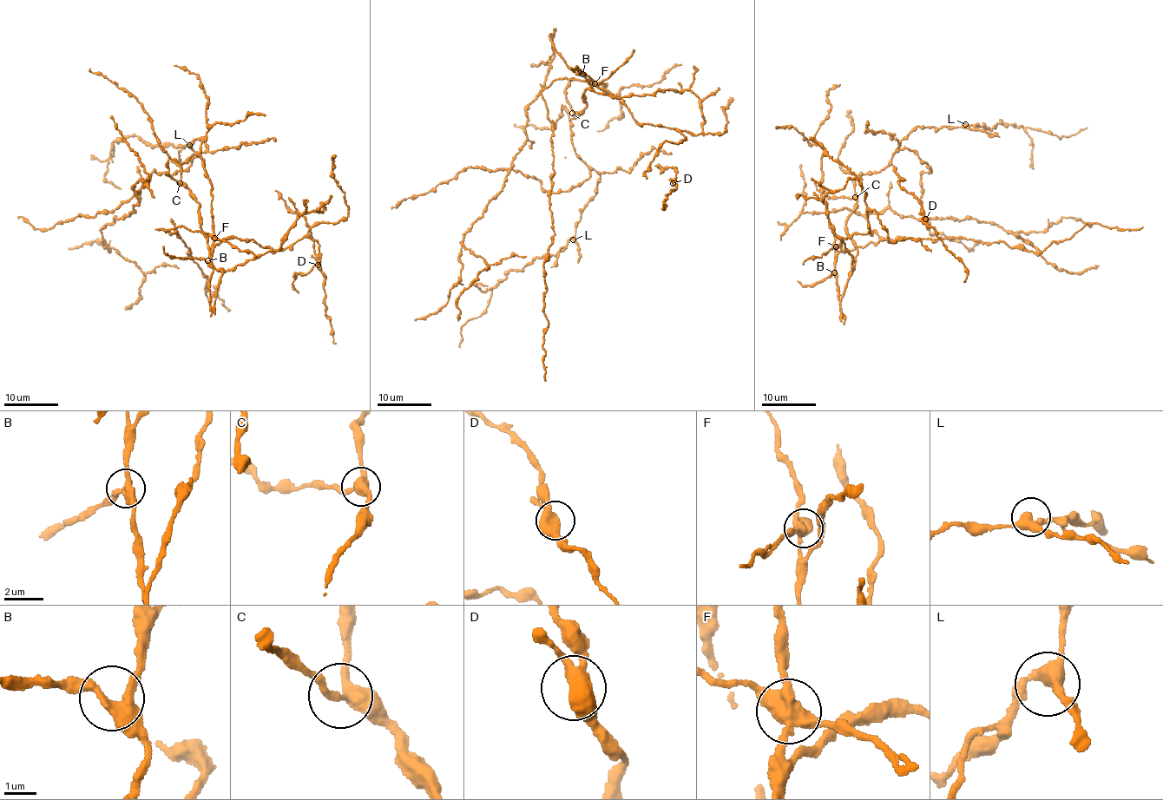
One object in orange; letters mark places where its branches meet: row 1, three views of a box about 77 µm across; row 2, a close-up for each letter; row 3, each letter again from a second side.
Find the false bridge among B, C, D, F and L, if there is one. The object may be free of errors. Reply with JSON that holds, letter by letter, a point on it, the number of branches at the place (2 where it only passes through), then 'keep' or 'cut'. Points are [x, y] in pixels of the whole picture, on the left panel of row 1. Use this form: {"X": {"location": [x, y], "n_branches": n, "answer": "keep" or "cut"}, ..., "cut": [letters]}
{"B": {"location": [207, 260], "n_branches": 3, "answer": "keep"}, "C": {"location": [180, 183], "n_branches": 3, "answer": "keep"}, "D": {"location": [318, 265], "n_branches": 4, "answer": "keep"}, "F": {"location": [214, 238], "n_branches": 4, "answer": "cut"}, "L": {"location": [189, 145], "n_branches": 3, "answer": "keep"}, "cut": ["F"]}

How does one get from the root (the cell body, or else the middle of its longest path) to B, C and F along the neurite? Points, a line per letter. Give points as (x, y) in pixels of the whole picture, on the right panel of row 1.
B: (852, 268), (841, 300), (842, 315), (837, 275), (834, 272)
C: (852, 268), (857, 246), (847, 232), (846, 218), (853, 210), (857, 200), (855, 197)
F: (852, 268), (841, 300), (842, 315), (835, 272), (836, 247)

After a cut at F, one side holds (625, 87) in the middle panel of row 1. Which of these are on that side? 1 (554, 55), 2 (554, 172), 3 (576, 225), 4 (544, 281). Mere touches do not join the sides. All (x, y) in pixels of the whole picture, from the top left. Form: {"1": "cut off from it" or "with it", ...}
{"1": "with it", "2": "cut off from it", "3": "with it", "4": "cut off from it"}

